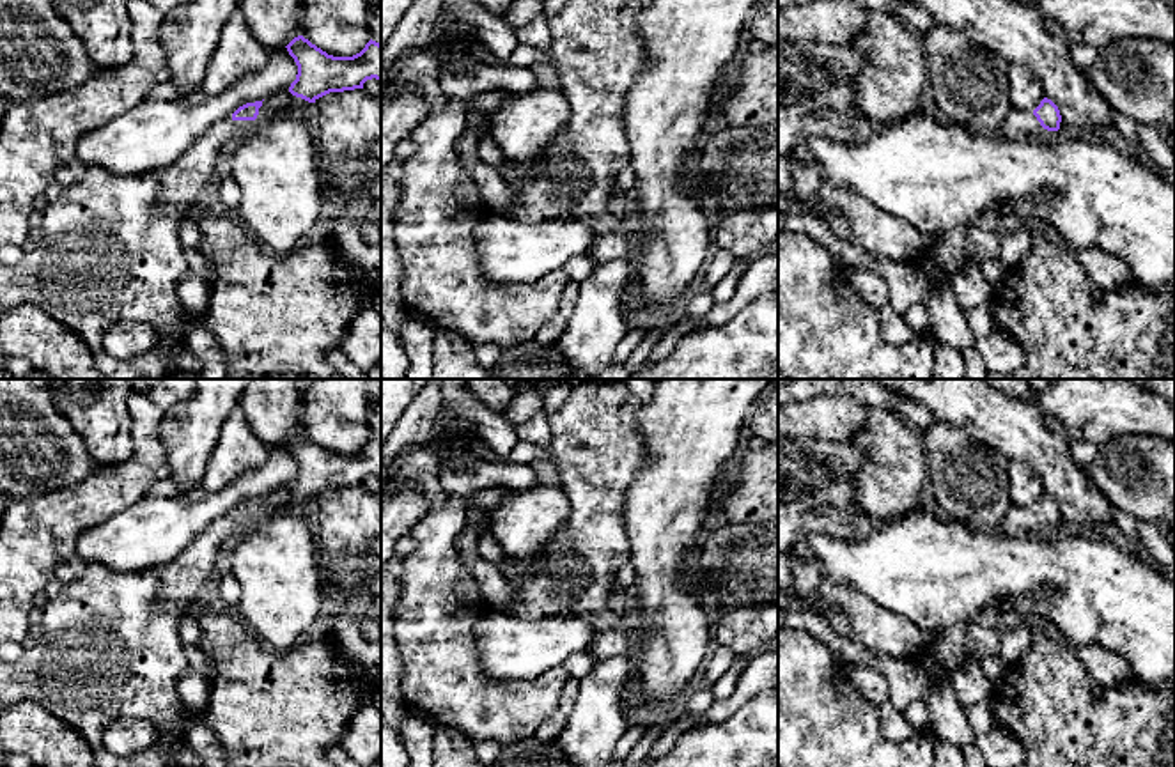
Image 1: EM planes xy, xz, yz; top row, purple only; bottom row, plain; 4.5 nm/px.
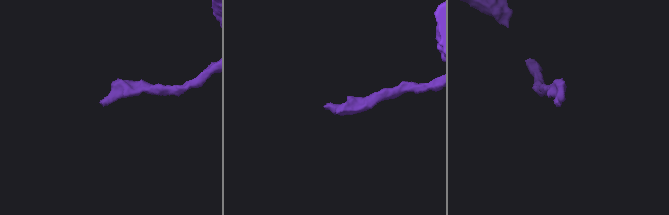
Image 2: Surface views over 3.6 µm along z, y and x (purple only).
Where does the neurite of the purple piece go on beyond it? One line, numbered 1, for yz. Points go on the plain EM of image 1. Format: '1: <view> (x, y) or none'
1: yz (1021, 521)

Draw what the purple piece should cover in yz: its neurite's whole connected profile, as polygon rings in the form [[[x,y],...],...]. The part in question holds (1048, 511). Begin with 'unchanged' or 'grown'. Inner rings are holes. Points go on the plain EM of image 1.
grown; [[[1044,494],[1033,508],[1012,503],[1001,524],[1001,531],[1015,538],[1040,538],[1046,533],[1058,531],[1060,519],[1062,512],[1058,503],[1051,496]]]

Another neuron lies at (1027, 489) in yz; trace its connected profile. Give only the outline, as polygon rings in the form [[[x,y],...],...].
[[[1008,461],[1010,500],[1014,505],[1033,508],[1044,496],[1040,476],[1019,461]]]

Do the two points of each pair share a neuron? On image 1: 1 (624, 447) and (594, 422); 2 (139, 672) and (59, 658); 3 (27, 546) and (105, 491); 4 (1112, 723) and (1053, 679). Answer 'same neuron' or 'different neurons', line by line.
1: same neuron
2: same neuron
3: same neuron
4: same neuron

